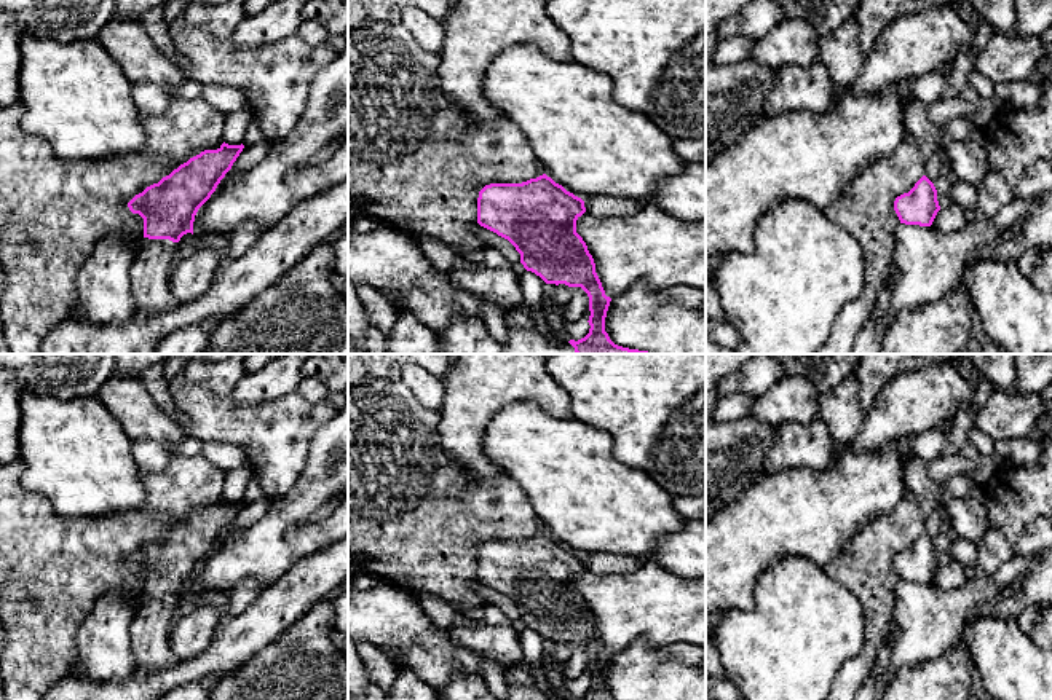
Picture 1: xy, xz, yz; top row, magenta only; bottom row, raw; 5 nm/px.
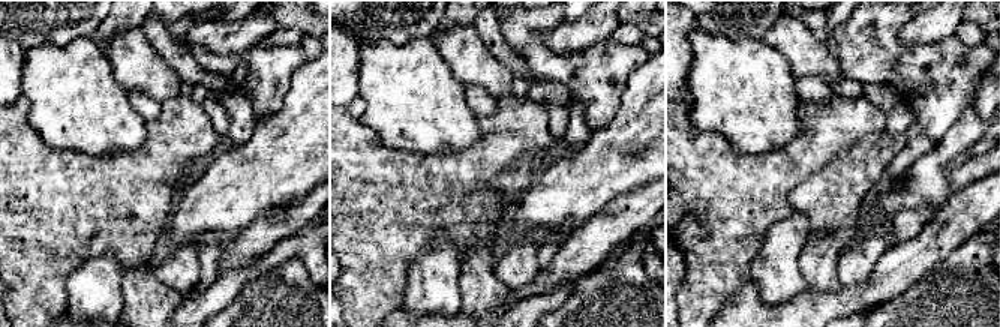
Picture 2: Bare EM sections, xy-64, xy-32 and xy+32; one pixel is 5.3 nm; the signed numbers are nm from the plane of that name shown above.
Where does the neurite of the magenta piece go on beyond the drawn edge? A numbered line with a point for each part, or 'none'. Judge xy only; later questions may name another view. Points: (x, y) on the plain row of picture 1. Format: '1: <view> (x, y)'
1: xy (150, 630)

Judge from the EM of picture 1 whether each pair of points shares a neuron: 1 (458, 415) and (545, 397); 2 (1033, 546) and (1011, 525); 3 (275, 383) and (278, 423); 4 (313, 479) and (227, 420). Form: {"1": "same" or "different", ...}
{"1": "same", "2": "different", "3": "different", "4": "different"}

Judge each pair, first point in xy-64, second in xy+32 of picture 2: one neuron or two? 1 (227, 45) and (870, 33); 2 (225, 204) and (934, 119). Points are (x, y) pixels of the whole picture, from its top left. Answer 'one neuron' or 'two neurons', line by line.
1: two neurons
2: two neurons

